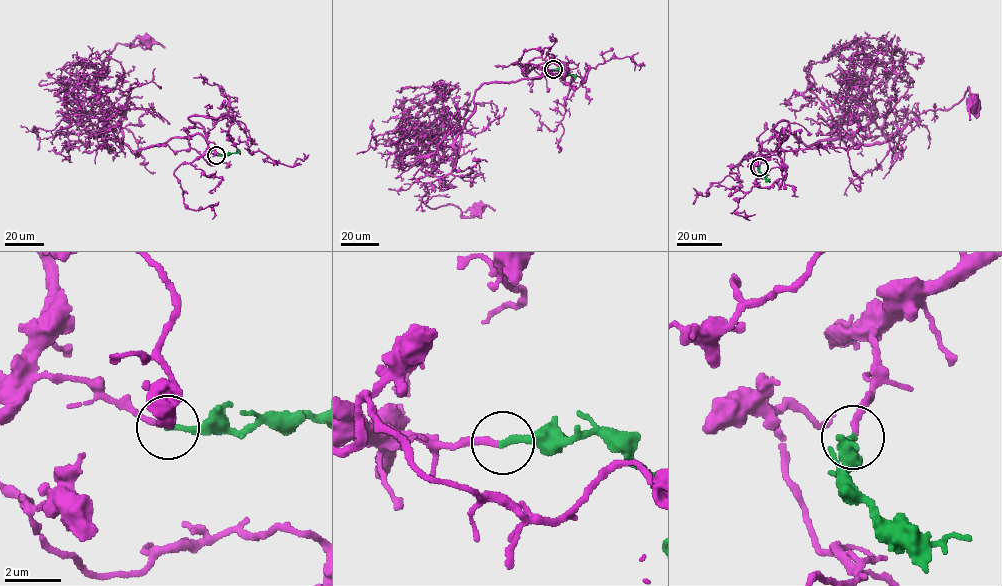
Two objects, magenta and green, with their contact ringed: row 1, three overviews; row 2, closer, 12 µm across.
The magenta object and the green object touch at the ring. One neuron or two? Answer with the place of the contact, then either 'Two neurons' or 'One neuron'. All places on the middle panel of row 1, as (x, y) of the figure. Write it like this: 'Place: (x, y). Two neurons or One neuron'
Place: (553, 69). One neuron

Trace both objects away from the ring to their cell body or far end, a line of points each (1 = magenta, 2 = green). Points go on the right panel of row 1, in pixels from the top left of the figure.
1: (759, 167), (782, 128), (808, 145), (874, 144), (967, 88), (973, 101)
2: (759, 167), (766, 180), (767, 177)

